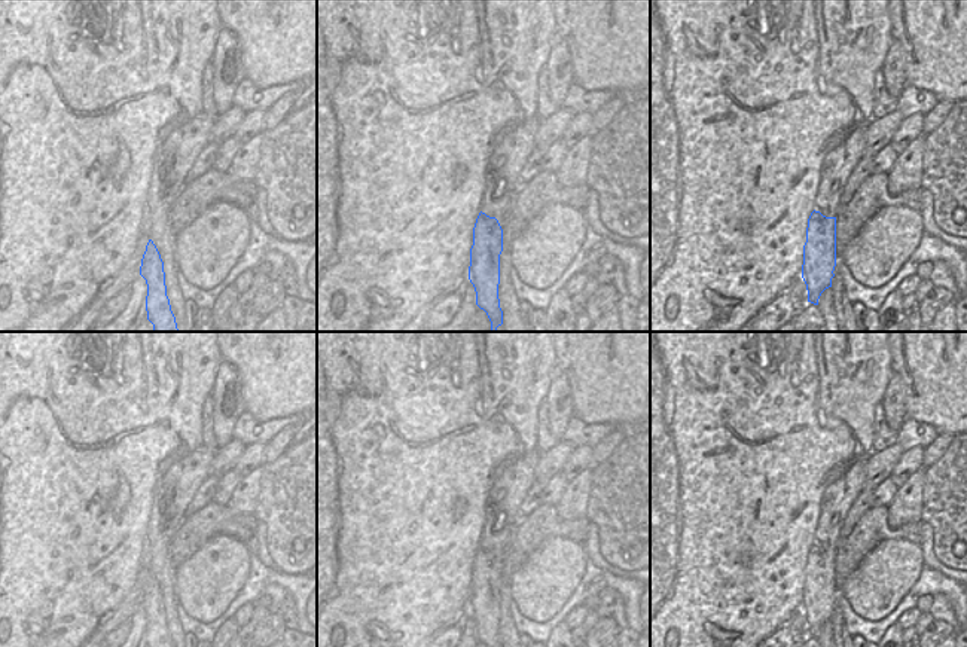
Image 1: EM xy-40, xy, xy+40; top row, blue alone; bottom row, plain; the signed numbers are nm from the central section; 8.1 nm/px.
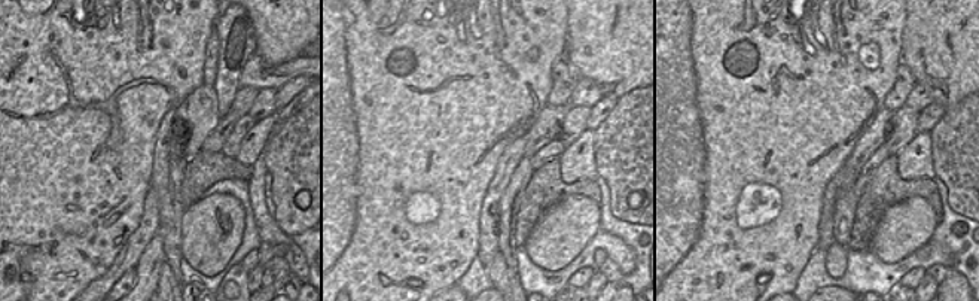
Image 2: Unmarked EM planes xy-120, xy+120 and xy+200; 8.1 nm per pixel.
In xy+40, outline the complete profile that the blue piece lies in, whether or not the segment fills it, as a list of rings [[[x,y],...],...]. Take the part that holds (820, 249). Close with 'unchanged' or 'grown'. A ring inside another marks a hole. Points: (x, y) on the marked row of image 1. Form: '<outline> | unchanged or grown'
[[[867,126],[855,128],[821,162],[818,193],[814,211],[808,219],[803,245],[802,278],[808,290],[808,302],[818,305],[821,293],[832,287],[836,266],[836,217],[839,198],[854,167],[864,156]]] | grown

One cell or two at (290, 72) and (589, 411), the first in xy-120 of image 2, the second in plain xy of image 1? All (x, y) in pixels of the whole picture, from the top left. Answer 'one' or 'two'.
two

